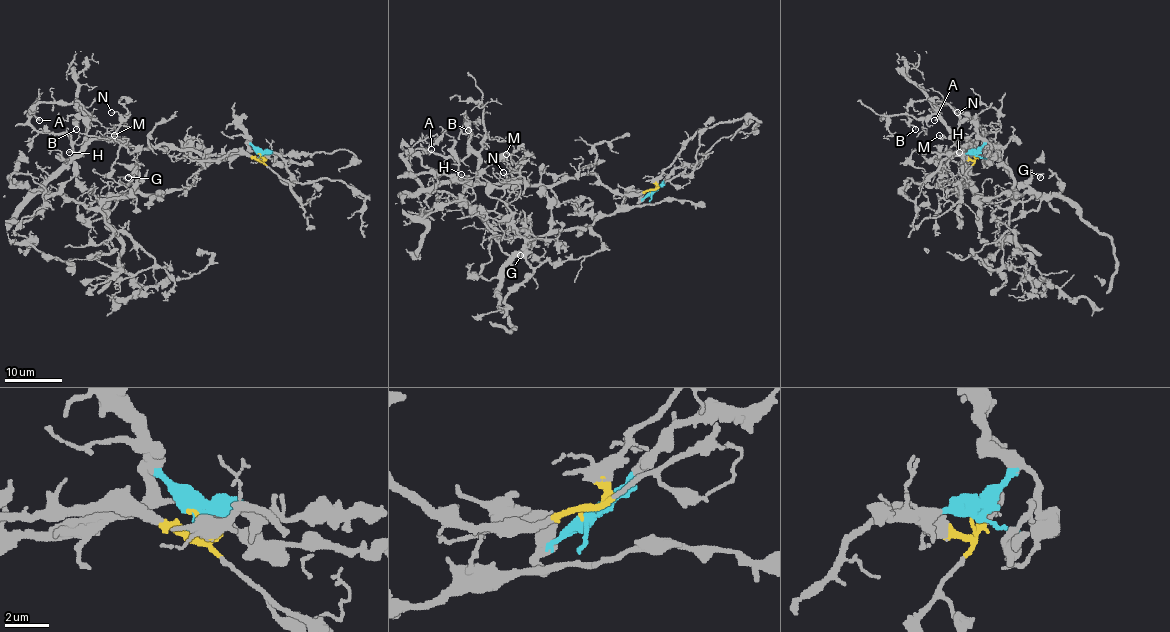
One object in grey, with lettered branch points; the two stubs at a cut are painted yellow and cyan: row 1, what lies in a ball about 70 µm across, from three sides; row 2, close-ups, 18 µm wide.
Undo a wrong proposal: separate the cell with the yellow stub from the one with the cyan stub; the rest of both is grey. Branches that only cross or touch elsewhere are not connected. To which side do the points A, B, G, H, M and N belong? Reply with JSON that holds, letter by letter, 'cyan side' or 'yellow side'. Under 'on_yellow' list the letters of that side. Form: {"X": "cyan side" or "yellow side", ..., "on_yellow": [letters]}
{"A": "yellow side", "B": "yellow side", "G": "cyan side", "H": "yellow side", "M": "yellow side", "N": "yellow side", "on_yellow": ["A", "B", "H", "M", "N"]}

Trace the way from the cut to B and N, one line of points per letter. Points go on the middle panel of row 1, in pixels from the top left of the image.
B: (651, 190), (616, 195), (594, 175), (551, 185), (483, 183), (470, 122), (469, 131)
N: (651, 190), (616, 195), (594, 175), (564, 176), (554, 183), (510, 182), (510, 192), (512, 180), (503, 172)

